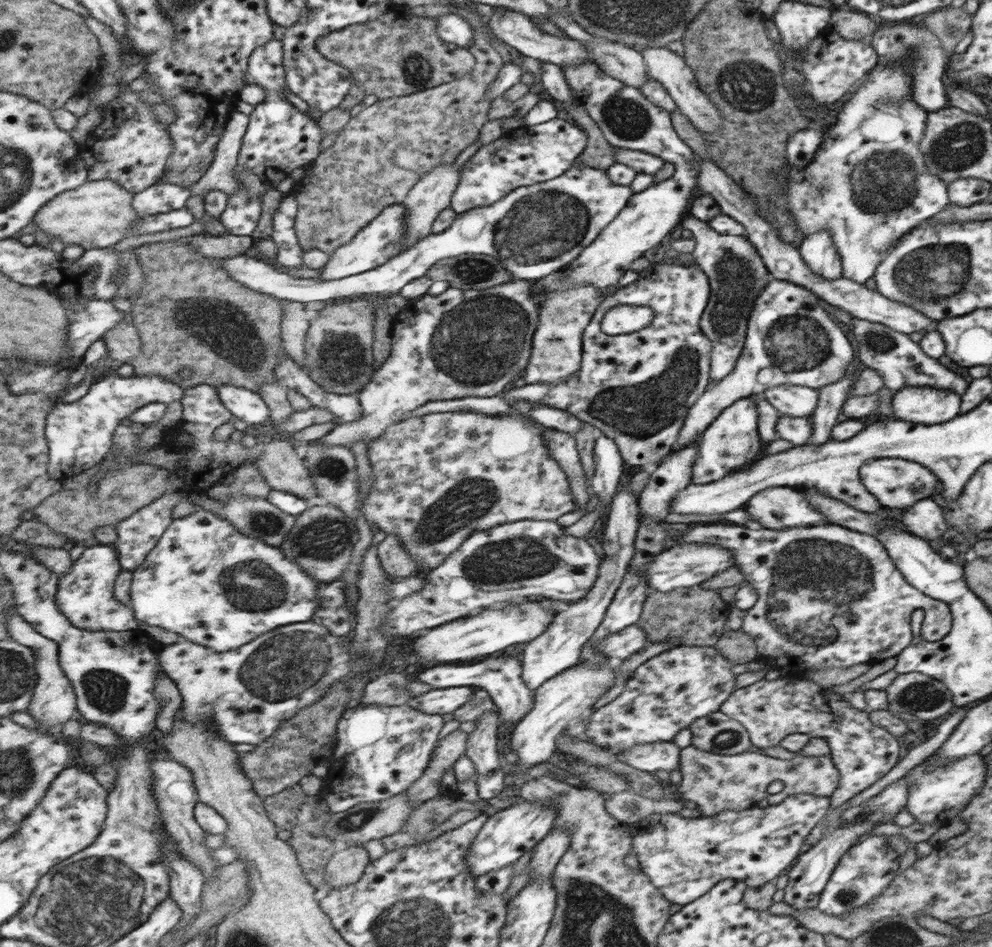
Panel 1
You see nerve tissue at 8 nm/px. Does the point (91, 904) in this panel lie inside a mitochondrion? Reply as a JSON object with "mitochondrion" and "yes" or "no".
{"mitochondrion":"yes"}

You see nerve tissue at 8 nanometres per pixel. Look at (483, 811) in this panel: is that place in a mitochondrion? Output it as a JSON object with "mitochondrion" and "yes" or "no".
{"mitochondrion":"no"}

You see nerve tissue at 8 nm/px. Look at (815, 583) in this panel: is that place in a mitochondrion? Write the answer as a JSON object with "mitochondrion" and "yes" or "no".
{"mitochondrion":"yes"}

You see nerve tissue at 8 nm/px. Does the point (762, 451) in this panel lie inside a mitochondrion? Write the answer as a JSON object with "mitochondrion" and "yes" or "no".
{"mitochondrion":"no"}

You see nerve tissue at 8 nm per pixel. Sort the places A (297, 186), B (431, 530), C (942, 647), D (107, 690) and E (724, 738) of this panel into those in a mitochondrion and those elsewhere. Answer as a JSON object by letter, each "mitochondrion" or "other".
{"A":"other","B":"mitochondrion","C":"other","D":"mitochondrion","E":"mitochondrion"}

